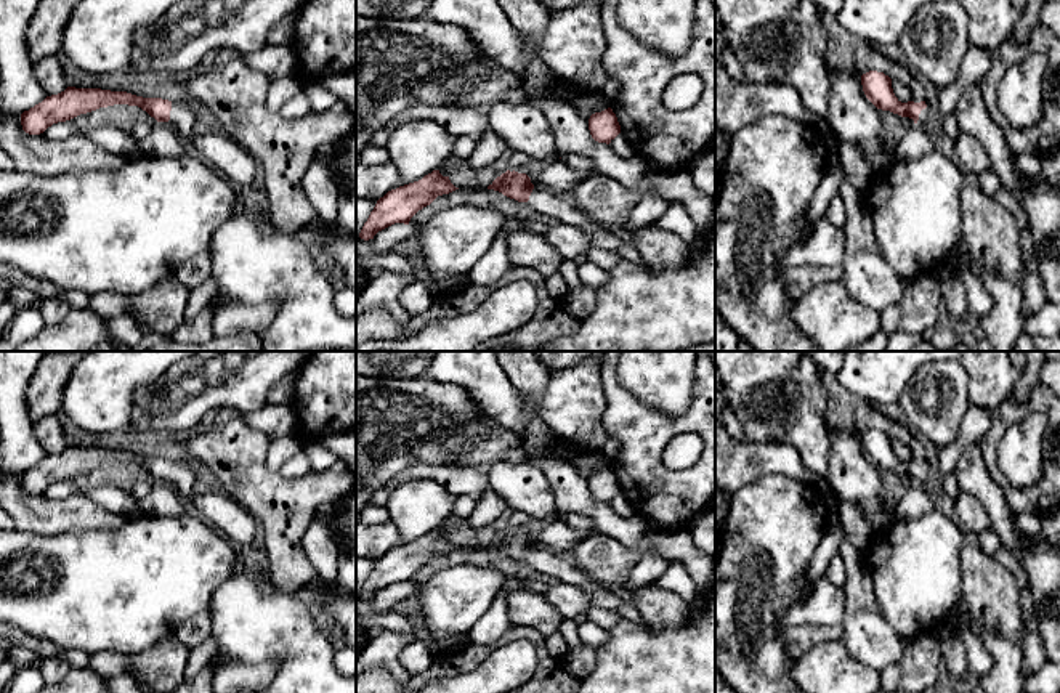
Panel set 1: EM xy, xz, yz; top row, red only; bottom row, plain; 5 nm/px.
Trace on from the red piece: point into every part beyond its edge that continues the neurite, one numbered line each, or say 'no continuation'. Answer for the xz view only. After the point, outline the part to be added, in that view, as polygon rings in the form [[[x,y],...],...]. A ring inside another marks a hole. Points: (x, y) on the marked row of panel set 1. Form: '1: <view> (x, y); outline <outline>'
1: xz (541, 199); outline [[[534,188],[528,204],[537,212],[556,218],[560,223],[584,228],[592,236],[592,247],[616,250],[621,244],[621,239],[608,233],[603,225],[592,221],[572,202],[552,196],[545,188]]]

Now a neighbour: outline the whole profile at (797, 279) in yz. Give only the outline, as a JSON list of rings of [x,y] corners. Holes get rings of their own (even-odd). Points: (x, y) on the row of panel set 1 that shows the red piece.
[[[800,265],[784,270],[781,279],[792,298],[802,297],[815,284],[842,281],[842,266]]]

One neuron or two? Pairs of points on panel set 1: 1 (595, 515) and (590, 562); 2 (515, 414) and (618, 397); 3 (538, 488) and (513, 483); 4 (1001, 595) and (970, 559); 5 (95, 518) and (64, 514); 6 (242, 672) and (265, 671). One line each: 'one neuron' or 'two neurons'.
1: two neurons
2: two neurons
3: one neuron
4: one neuron
5: one neuron
6: one neuron

